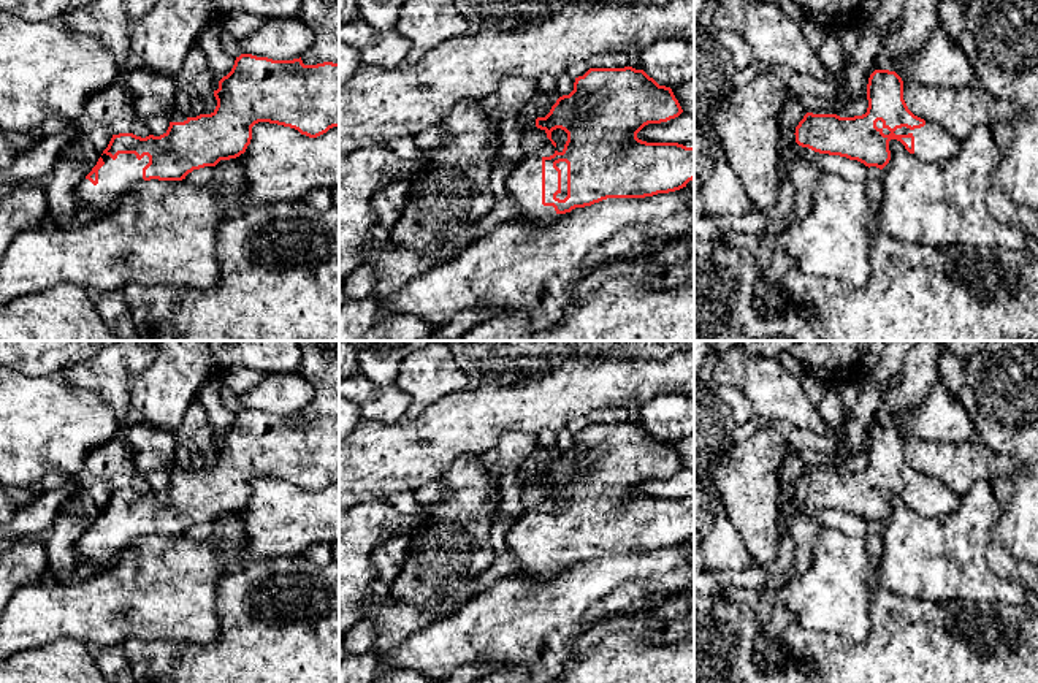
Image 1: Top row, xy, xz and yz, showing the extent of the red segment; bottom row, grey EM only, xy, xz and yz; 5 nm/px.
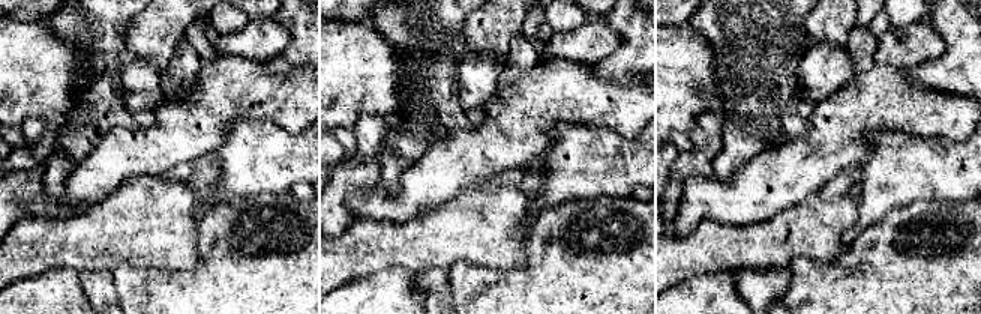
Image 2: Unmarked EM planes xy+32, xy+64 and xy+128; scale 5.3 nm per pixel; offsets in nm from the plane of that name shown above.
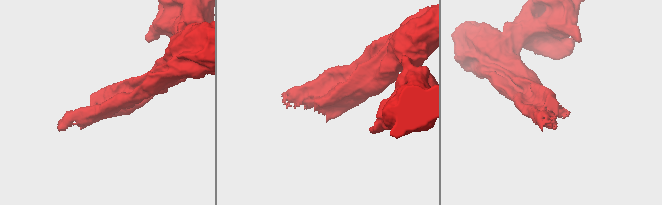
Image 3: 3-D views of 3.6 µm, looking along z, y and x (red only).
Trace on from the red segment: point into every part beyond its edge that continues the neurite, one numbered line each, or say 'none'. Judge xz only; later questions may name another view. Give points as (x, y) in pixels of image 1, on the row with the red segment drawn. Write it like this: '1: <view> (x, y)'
1: xz (561, 165)

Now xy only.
1: xy (118, 176)

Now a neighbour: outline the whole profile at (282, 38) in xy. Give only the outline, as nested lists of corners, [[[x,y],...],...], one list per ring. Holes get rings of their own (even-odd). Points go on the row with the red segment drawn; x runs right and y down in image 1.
[[[295,16],[266,19],[254,33],[236,44],[242,54],[293,60],[303,57],[312,41],[312,29]]]

